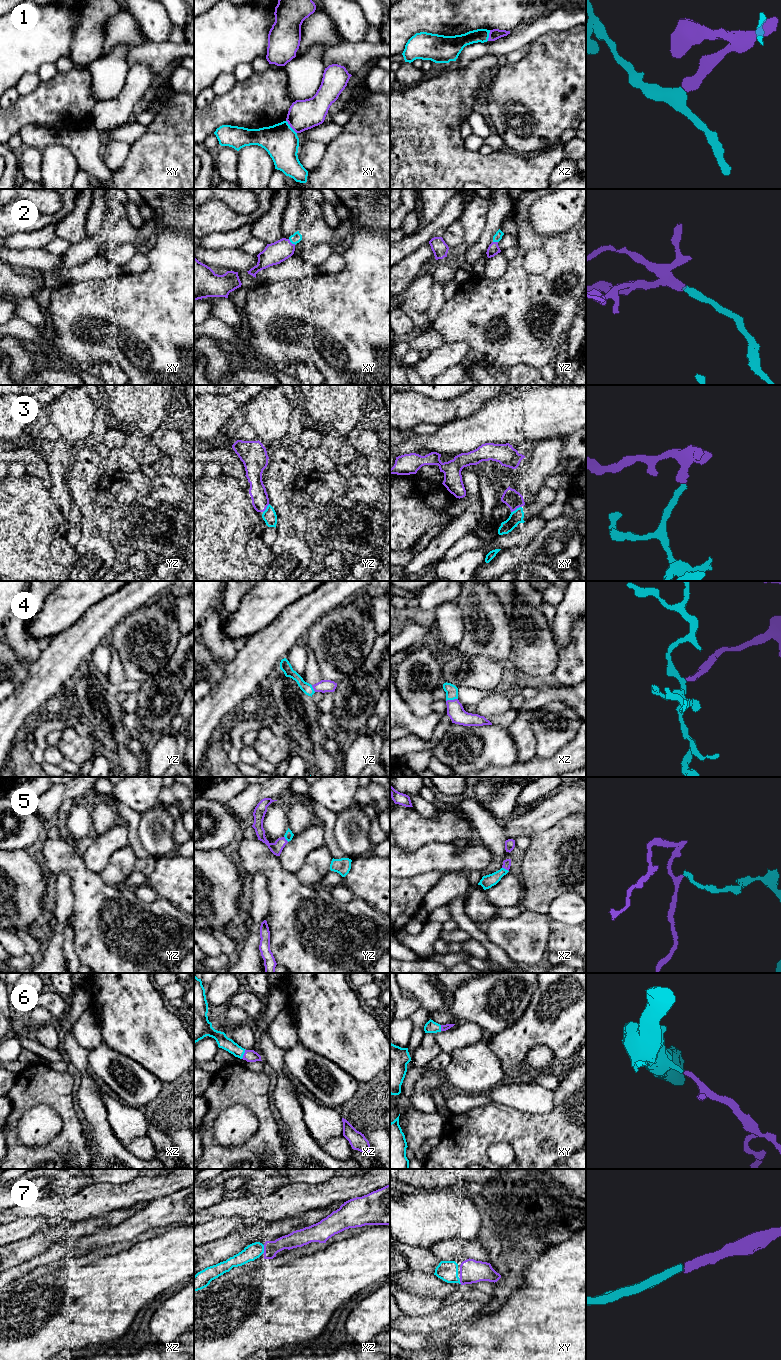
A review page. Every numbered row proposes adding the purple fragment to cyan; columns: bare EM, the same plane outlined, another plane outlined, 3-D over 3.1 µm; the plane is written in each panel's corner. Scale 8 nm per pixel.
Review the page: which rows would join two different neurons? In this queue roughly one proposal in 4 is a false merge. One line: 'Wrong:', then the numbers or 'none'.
Wrong: 1

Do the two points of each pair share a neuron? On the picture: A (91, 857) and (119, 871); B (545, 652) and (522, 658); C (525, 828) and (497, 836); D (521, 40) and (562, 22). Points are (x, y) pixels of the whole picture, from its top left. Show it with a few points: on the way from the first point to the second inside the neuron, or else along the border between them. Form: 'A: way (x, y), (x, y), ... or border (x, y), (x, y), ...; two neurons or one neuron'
A: border (123, 847), (112, 854), (109, 862), (100, 874); two neurons
B: way (539, 653), (533, 653), (528, 658); one neuron
C: border (502, 826), (505, 832), (505, 840); two neurons
D: way (531, 31), (536, 27), (552, 22); one neuron

